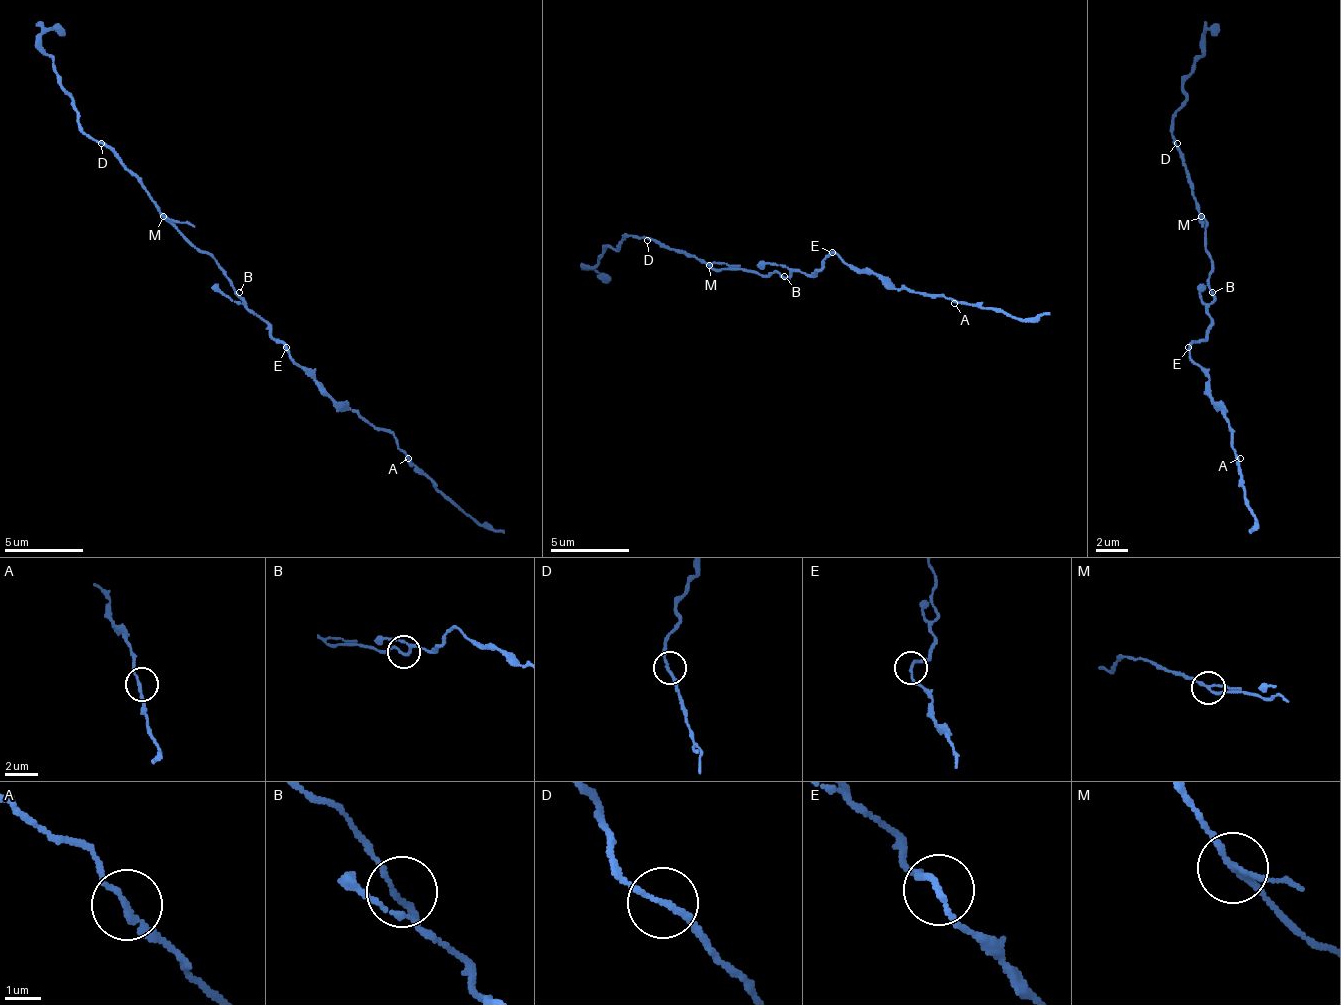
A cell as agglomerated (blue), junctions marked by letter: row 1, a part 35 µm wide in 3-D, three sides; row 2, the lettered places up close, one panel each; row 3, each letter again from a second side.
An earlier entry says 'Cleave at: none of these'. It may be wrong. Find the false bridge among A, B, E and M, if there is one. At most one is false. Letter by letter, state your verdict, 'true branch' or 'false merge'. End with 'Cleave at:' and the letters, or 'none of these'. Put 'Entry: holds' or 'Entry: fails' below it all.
A: true branch
B: true branch
E: true branch
M: true branch
Cleave at: none of these
Entry: holds

